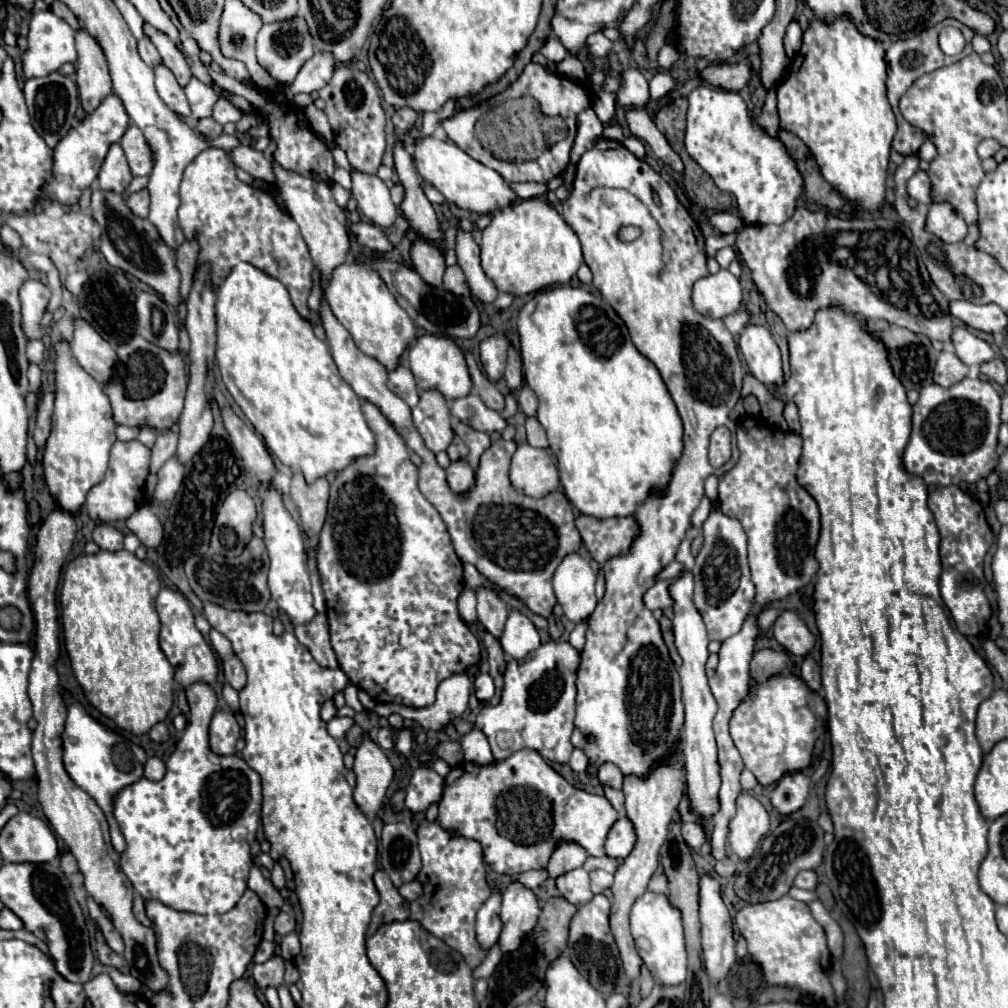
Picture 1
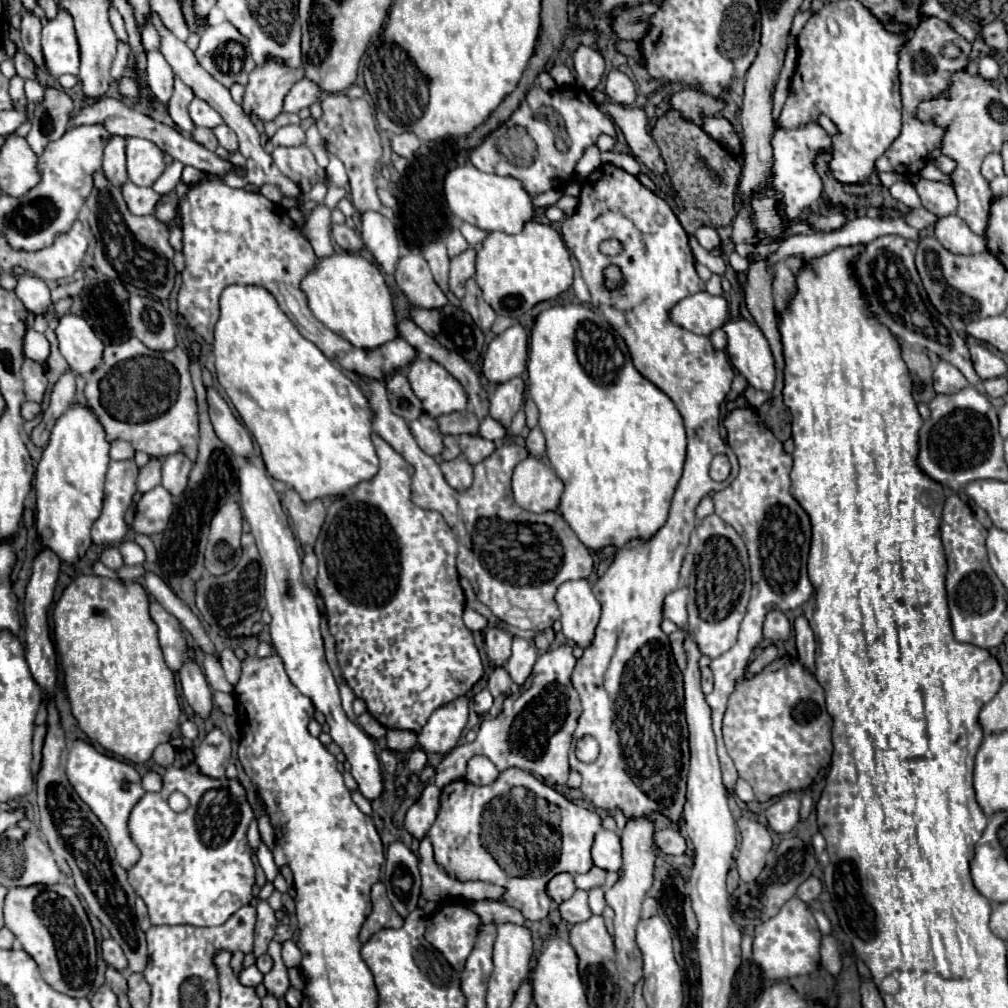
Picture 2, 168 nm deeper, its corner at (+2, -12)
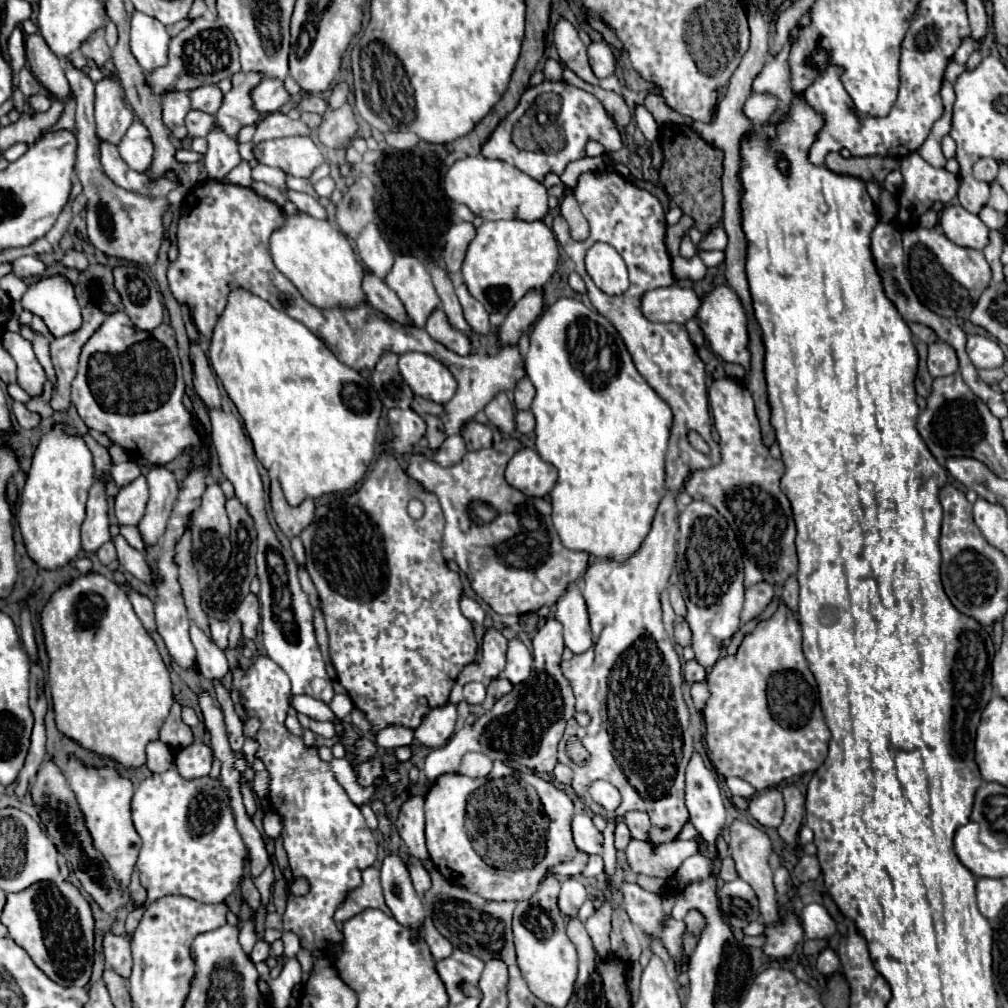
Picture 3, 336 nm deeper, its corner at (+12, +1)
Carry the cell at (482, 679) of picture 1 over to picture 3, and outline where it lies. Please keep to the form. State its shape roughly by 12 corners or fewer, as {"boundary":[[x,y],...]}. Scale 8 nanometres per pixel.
{"boundary":[[484,683],[464,685],[464,699],[470,705],[486,697]]}

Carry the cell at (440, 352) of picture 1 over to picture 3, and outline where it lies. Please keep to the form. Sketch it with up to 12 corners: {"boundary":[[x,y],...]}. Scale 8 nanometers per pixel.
{"boundary":[[402,353],[410,389],[444,405],[456,393],[452,373],[426,353]]}

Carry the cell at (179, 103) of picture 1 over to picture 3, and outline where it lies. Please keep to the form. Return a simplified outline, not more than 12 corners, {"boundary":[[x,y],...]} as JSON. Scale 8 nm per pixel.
{"boundary":[[134,11],[130,49],[144,71],[166,63],[170,35]]}

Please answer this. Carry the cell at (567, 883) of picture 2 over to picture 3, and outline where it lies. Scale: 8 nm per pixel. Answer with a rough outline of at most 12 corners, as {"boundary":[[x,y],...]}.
{"boundary":[[552,873],[516,905],[518,967],[530,991],[566,1007],[578,957]]}

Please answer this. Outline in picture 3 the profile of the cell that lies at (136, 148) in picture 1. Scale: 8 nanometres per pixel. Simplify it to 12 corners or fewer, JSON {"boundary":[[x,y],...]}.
{"boundary":[[132,123],[118,151],[144,173],[154,155],[148,129]]}

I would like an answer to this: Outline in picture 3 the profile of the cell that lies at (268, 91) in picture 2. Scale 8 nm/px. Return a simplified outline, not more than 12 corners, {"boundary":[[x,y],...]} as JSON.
{"boundary":[[236,73],[216,113],[216,127],[236,139],[256,125],[250,91],[260,73]]}

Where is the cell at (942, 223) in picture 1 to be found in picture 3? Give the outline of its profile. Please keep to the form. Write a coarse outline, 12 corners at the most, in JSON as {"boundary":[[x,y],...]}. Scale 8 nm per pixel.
{"boundary":[[962,205],[944,207],[940,225],[956,245],[982,251],[988,227]]}

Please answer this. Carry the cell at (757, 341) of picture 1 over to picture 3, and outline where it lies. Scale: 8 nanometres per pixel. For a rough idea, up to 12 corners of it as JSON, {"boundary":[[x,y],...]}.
{"boundary":[[726,285],[712,287],[696,321],[718,357],[748,369],[746,315]]}

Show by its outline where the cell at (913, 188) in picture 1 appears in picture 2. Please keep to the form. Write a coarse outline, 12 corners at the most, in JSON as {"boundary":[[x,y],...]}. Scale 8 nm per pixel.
{"boundary":[[920,180],[916,192],[932,214],[954,214],[950,184]]}

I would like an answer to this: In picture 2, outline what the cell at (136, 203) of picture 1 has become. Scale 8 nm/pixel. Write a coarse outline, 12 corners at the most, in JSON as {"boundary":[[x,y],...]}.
{"boundary":[[132,182],[122,186],[122,196],[136,216],[154,212],[158,194]]}

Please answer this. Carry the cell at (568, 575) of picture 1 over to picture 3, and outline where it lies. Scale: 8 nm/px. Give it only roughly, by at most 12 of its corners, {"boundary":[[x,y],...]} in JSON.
{"boundary":[[578,585],[556,601],[564,645],[580,655],[592,647],[586,601]]}

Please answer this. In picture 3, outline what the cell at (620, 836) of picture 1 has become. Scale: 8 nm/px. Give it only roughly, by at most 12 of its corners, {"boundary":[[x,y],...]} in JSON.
{"boundary":[[574,813],[572,835],[580,851],[602,853],[602,833],[588,813]]}

